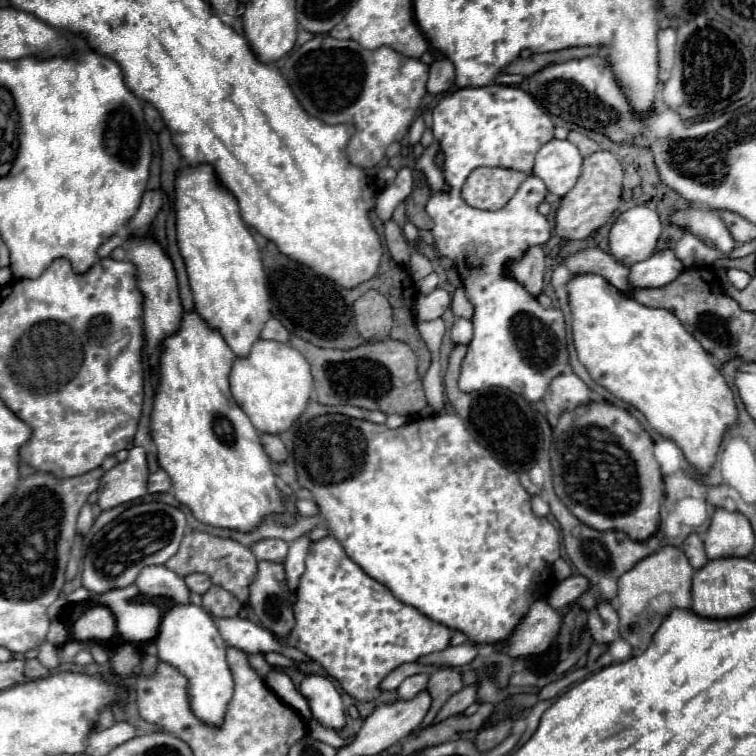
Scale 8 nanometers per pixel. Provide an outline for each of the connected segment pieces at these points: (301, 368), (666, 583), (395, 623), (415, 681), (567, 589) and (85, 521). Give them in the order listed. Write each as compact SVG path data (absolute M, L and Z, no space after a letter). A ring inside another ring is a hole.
M259 339L247 357L235 357L229 373L233 399L261 433L287 431L301 417L313 393L313 379L305 357L285 343Z
M661 547L657 553L641 559L633 565L627 573L619 577L619 591L617 591L617 613L619 613L619 631L621 637L633 649L647 649L655 631L659 629L661 621L667 613L675 607L691 607L691 575L695 569L689 565L687 557L677 547ZM667 595L667 613L659 613L659 609L651 609L651 601L657 597Z
M331 535L315 541L309 545L309 555L305 559L305 573L301 575L297 587L297 601L293 605L295 613L295 627L289 635L277 637L283 647L297 647L307 657L315 659L317 663L325 663L325 671L329 677L337 679L341 689L355 697L357 701L375 701L381 695L381 681L399 665L417 661L423 655L443 651L453 637L453 629L425 617L411 605L401 603L395 595L379 581L369 577L357 563L353 563L339 541Z
M411 675L407 677L399 687L397 687L397 697L401 701L407 701L407 699L413 699L419 691L423 691L427 687L427 679L429 675Z
M571 575L565 581L561 581L549 595L549 605L553 609L561 609L561 597L581 597L591 589L591 581L583 575Z
M87 503L87 505L81 509L81 513L79 513L77 531L79 531L81 535L87 535L87 531L91 529L91 525L93 525L93 509L91 509L91 505Z

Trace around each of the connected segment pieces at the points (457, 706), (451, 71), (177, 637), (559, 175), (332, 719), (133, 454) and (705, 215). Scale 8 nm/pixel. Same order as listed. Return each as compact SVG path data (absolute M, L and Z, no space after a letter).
M473 683L473 685L467 685L463 687L457 695L453 695L441 709L441 713L437 715L437 721L449 717L449 715L455 715L455 713L461 713L465 711L471 703L475 703L475 697L477 697L477 689L479 689L479 683Z
M439 59L433 63L433 75L427 81L429 93L445 93L455 85L455 67L449 59Z
M193 603L173 605L161 617L155 645L159 659L177 667L189 679L189 703L193 713L209 725L219 725L233 695L233 677L225 661L227 643L219 635L211 615Z
M551 139L539 149L533 173L545 181L549 193L565 195L577 183L577 177L581 173L581 163L583 157L577 145L573 145L571 141Z
M309 673L299 685L299 693L307 699L313 717L327 729L343 729L345 713L341 693L335 689L329 677Z
M133 447L129 451L129 459L107 471L101 479L99 501L97 505L105 509L113 509L121 503L133 501L147 493L147 457L143 447Z
M691 207L685 211L673 213L671 223L685 227L695 237L699 237L705 245L717 249L723 255L729 255L737 245L733 237L729 235L727 227L723 225L721 217L717 217L717 211L703 209L703 207Z

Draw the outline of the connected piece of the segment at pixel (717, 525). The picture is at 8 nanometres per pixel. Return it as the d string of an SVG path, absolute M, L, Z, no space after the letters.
M715 509L709 531L705 535L705 551L709 559L747 557L753 551L753 529L749 519L739 511Z

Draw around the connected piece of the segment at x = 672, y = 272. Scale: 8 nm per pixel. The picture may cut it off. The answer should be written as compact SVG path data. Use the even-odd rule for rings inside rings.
M673 249L653 253L649 259L635 263L629 273L629 281L635 287L663 287L683 271L681 259Z

